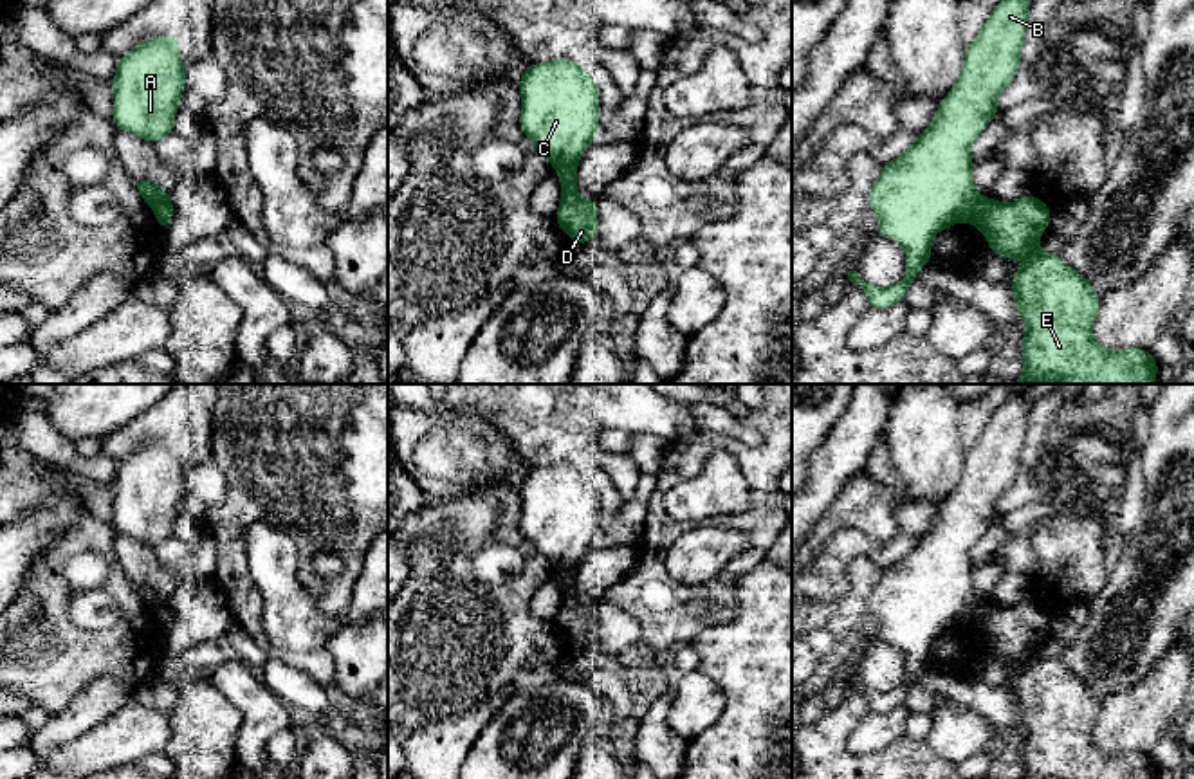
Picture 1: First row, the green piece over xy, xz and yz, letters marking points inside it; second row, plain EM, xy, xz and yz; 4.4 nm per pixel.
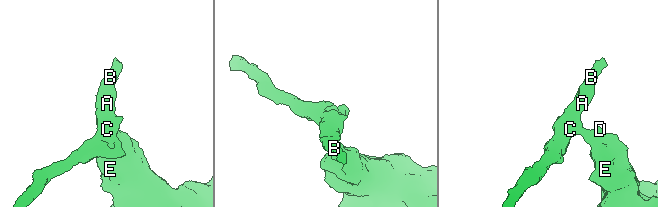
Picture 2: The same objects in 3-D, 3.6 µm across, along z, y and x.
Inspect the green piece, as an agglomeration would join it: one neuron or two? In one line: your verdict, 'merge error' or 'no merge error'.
merge error

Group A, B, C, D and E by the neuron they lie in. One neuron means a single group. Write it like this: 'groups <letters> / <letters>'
groups A B C / D E

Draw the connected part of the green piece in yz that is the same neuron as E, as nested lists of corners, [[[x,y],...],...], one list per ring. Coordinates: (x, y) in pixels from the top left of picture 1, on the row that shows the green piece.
[[[1028,193],[1010,204],[981,197],[970,220],[999,258],[1026,260],[1010,280],[1024,323],[1024,368],[1015,384],[1156,384],[1160,364],[1149,350],[1107,350],[1095,341],[1091,325],[1100,296],[1062,256],[1039,249],[1039,234],[1050,229],[1050,218],[1052,209]]]

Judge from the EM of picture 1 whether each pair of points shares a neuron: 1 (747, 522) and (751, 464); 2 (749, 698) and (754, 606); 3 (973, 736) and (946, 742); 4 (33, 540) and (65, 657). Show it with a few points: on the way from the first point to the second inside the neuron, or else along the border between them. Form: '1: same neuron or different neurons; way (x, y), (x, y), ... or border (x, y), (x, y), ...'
1: same neuron; way (758, 507), (758, 478)
2: same neuron; way (754, 675), (754, 630)
3: same neuron; way (965, 736), (953, 736)
4: different neurons; border (69, 527), (36, 561), (18, 592)

